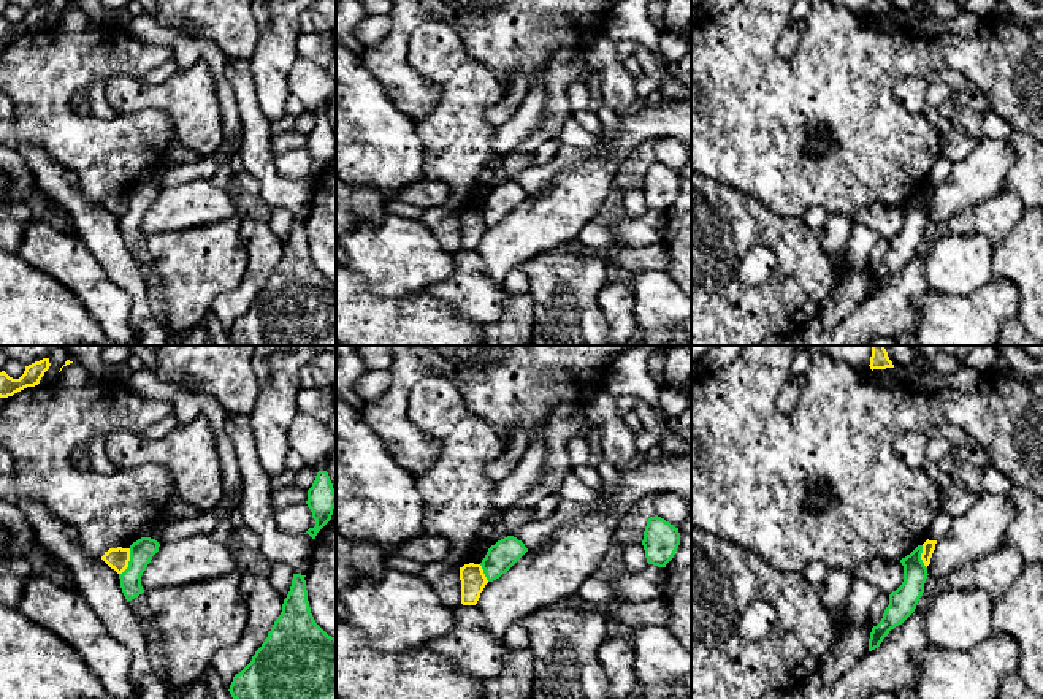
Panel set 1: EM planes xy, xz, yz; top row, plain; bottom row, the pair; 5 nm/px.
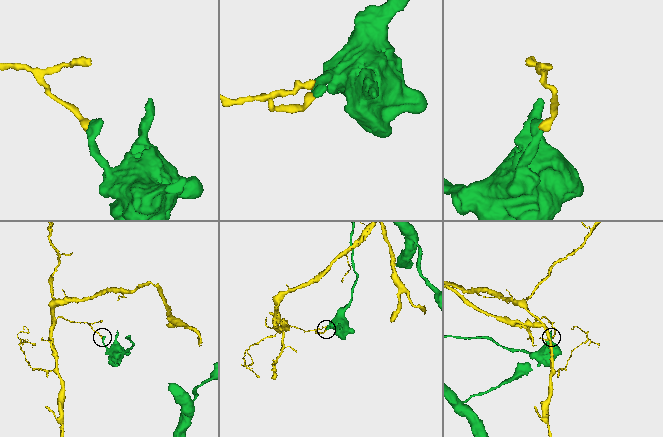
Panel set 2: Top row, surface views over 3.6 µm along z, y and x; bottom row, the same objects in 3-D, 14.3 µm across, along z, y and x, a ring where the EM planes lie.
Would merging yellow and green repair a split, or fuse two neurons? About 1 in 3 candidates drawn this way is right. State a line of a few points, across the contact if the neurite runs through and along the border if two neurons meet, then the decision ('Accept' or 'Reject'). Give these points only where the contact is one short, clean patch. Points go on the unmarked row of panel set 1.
Line: xy (130, 194), (127, 211), (119, 219). Reject

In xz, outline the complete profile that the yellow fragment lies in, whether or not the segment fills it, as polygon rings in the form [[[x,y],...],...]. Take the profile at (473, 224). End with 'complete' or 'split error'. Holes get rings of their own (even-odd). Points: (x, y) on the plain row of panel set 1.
[[[464,209],[460,212],[460,225],[461,225],[461,249],[463,250],[476,250],[480,238],[488,228],[483,214],[480,209]]]; complete

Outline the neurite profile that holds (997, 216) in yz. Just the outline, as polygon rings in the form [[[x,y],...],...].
[[[1007,190],[986,201],[954,214],[946,222],[946,230],[957,235],[983,235],[992,249],[999,247],[1018,225],[1024,212],[1022,201]]]

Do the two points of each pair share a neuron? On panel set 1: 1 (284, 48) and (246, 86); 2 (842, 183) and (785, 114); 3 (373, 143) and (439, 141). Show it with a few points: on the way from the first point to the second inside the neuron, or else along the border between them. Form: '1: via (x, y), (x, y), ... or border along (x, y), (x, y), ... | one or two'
1: border along (246, 61), (257, 103), (265, 114) | two
2: via (820, 179), (787, 146), (787, 137) | one
3: border along (414, 122), (414, 130), (424, 152), (424, 176) | two

